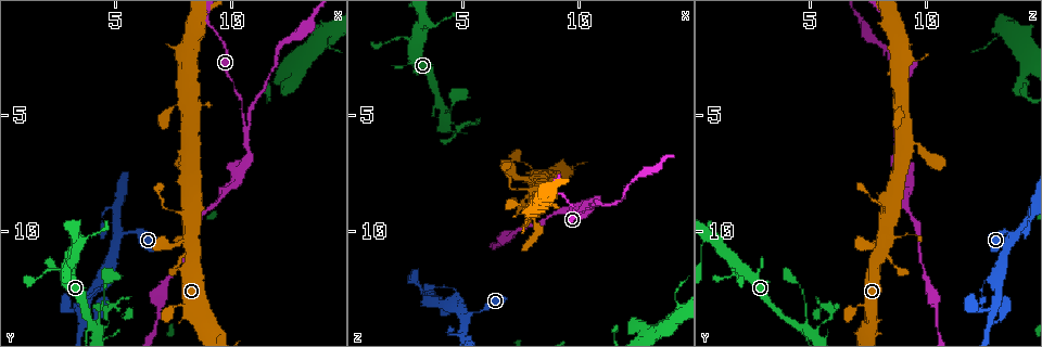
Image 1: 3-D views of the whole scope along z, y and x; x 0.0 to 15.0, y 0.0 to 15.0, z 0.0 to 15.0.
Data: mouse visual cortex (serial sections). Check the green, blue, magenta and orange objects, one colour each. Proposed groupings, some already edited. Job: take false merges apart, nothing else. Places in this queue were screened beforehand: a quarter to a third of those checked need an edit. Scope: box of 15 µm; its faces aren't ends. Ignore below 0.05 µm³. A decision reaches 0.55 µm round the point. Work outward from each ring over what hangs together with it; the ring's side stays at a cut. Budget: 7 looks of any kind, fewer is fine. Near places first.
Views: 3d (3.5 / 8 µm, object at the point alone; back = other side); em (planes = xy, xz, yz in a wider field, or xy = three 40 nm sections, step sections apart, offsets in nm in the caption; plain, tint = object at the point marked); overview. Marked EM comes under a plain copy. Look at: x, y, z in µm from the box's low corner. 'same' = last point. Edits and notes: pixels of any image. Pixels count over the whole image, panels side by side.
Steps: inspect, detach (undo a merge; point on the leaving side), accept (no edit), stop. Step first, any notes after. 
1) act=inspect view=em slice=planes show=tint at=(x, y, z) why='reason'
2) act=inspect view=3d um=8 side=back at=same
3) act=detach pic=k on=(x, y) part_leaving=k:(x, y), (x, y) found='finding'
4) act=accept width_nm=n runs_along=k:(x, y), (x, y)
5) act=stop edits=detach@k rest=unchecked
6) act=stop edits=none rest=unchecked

act=inspect view=3d um=8 at=(10.6, 5.6, 8.8) why='side arm on a straight run'

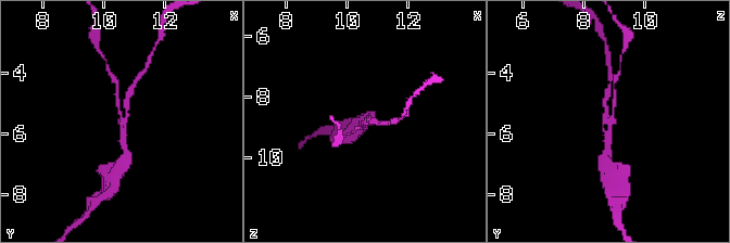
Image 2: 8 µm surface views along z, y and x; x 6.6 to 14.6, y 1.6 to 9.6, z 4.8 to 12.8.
act=inspect view=3d um=3.5 at=(10.6, 5.6, 8.9)

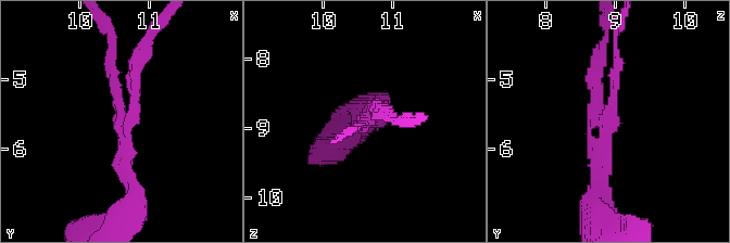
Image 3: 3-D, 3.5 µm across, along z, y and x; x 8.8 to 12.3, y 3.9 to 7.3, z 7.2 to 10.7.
act=inspect view=em slice=planes show=tint at=(10.65, 5.60, 8.90) arms=3 arm_widths_nm=100,200,200 why='shape alone is not enough'

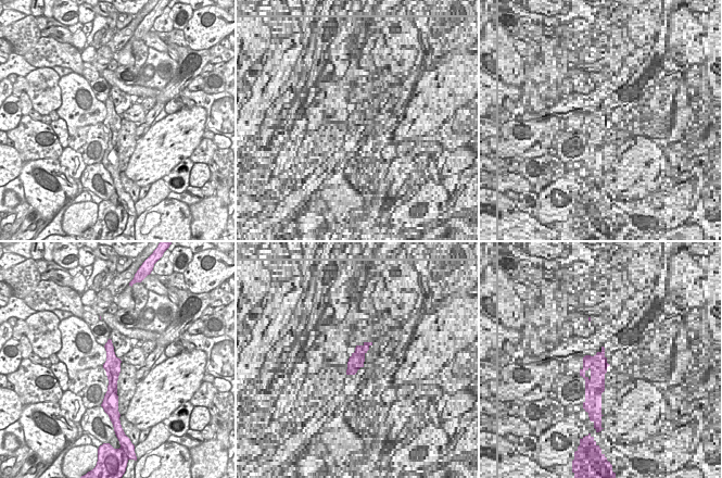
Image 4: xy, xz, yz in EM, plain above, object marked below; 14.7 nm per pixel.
act=detach pic=3 on=(133, 115) part_leaving=3:(116, 93), (134, 197) found='two cells meet here'

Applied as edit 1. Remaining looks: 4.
act=inspect view=3d um=3.5 at=(4.6, 12.1, 13.2) why='small branch off a trunk'

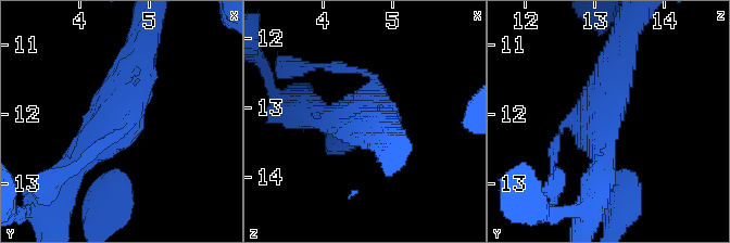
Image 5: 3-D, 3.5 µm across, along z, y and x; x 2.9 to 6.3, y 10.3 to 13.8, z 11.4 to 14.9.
act=inspect view=em slice=xy step=5 show=tint at=(4.50, 12.15, 13.10) arms=3 arm_widths_nm=100,300,400 why='need the tissue'

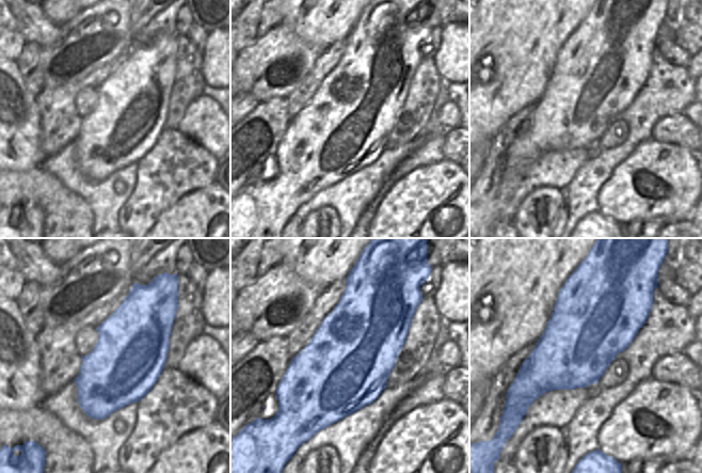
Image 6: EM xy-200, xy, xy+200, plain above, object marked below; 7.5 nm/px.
act=accept runs_along=5:(143, 46), (116, 123), (73, 169) found='one cell here'

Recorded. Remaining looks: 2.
act=inspect view=3d um=3.5 side=back at=(4.6, 14.1, 5.5)

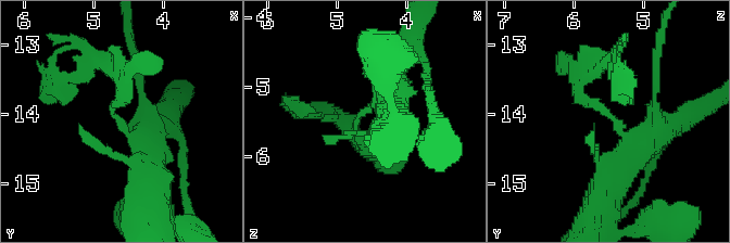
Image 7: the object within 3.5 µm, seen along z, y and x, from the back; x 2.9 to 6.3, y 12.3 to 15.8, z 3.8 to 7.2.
act=inspect view=em slice=xy step=3 show=tint at=(4.65, 14.00, 5.50) why='need the tissue'

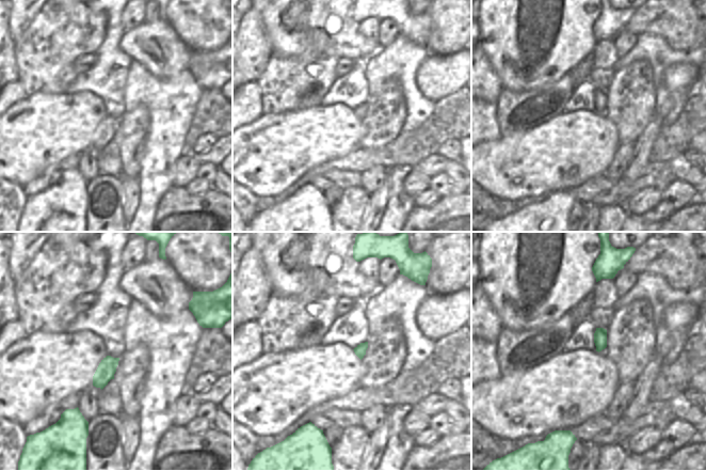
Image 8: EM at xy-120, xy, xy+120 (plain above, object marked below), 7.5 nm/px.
act=detach pic=7 on=(599, 106) part_leaving=7:(621, 130), (577, 90), (600, 67) found='two cells meet here'

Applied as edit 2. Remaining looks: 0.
act=stop edits=detach@3,detach@7 rest=unchecked

